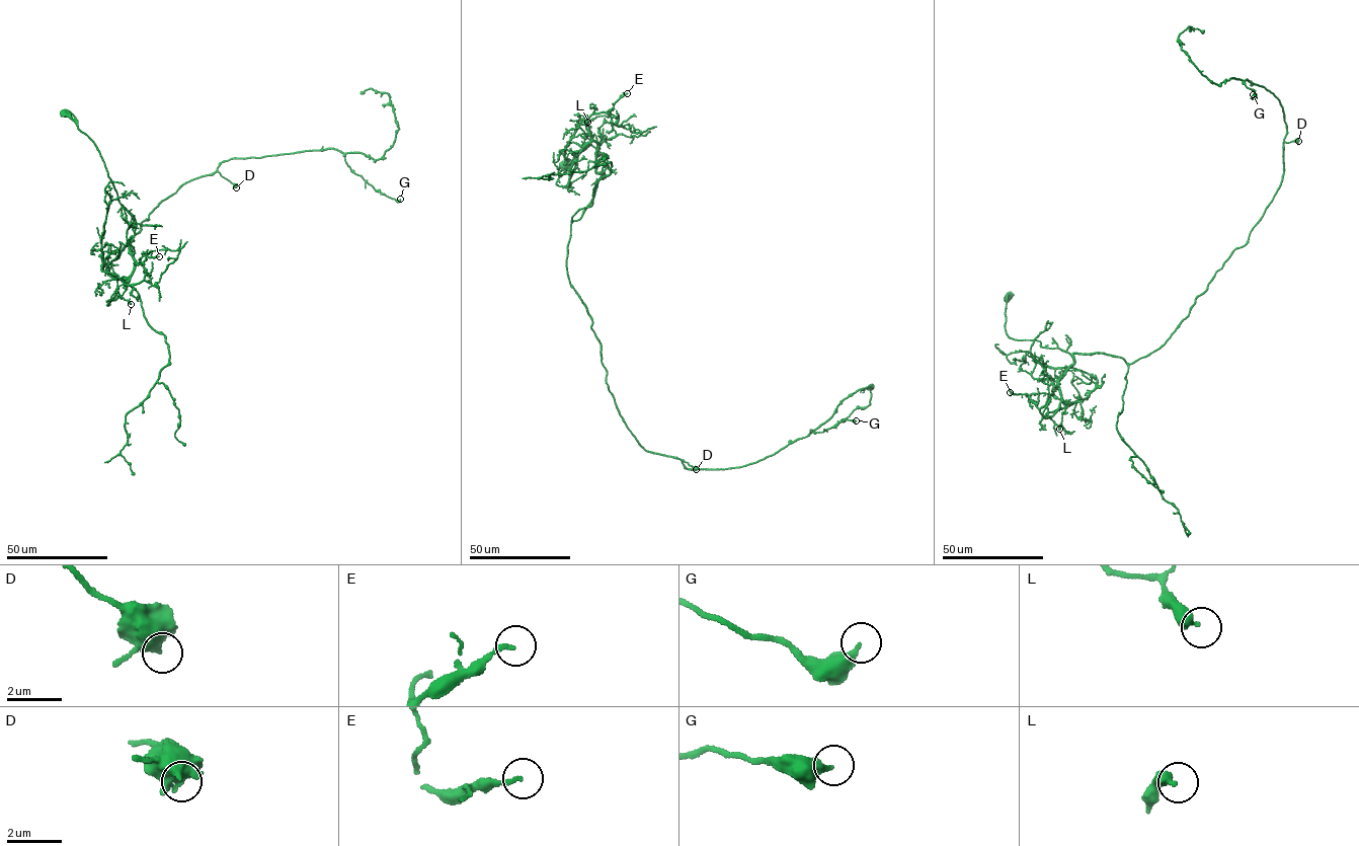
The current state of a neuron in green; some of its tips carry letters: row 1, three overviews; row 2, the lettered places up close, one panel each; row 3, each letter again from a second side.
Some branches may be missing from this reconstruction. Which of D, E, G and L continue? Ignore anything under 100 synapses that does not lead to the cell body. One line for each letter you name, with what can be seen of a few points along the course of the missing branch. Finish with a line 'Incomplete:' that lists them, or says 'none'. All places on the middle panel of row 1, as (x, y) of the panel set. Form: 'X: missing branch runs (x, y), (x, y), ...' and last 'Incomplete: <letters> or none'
Incomplete: none

